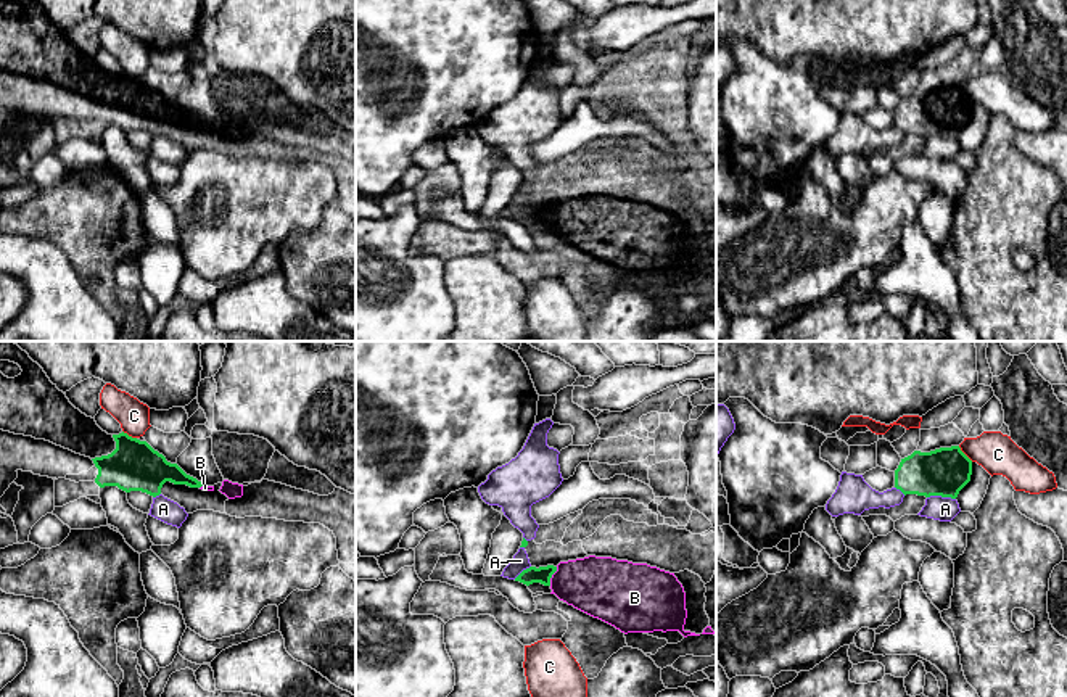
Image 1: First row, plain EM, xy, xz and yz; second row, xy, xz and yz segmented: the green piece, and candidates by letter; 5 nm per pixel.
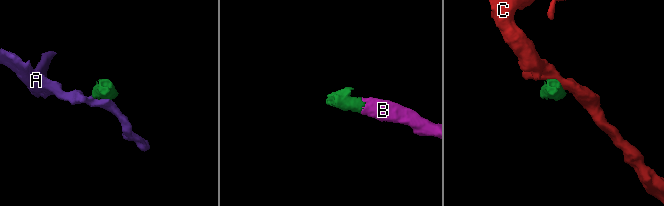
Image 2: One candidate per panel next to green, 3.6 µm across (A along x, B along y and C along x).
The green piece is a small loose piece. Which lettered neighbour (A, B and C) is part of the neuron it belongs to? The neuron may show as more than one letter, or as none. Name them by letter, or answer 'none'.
B

